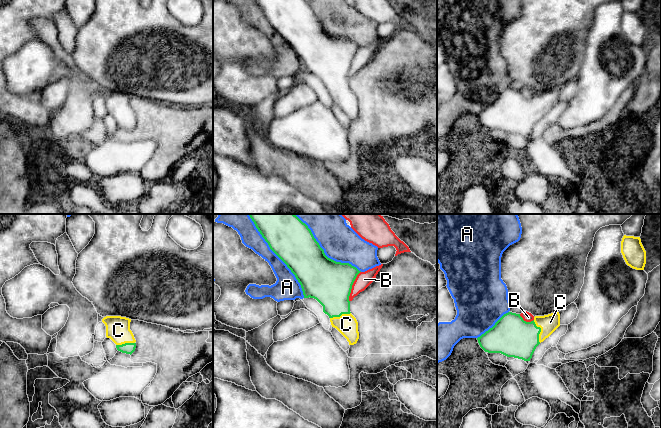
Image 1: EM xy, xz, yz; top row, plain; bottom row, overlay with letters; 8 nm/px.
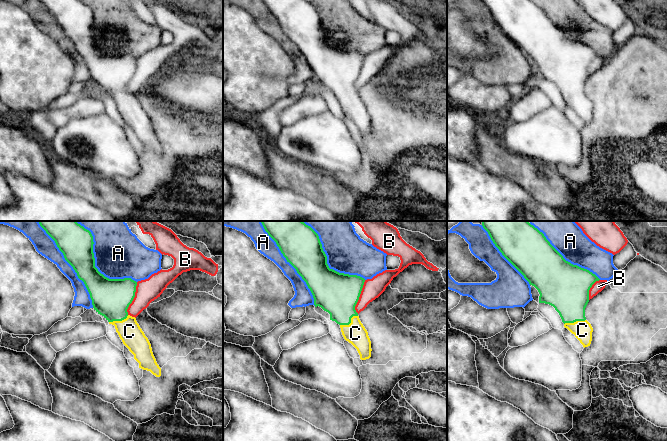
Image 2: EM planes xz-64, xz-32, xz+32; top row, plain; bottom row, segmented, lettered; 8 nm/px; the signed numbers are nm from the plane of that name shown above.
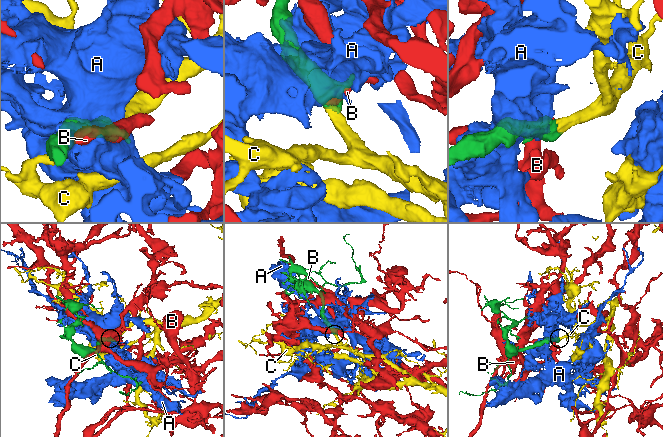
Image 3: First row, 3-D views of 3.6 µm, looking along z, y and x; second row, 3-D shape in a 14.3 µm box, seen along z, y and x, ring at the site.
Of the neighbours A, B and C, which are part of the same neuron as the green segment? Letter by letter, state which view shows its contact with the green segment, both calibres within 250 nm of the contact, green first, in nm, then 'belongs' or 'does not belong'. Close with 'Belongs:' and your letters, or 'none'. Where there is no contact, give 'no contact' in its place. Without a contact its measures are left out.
A: meets green in xz; 340 nm thick on the green side, 170 nm on the other; does not belong
B: meets green in xz; 360 nm thick on the green side, 120 nm on the other; does not belong
C: meets green in yz; 320 nm thick on the green side, 150 nm on the other; belongs
Belongs: C

